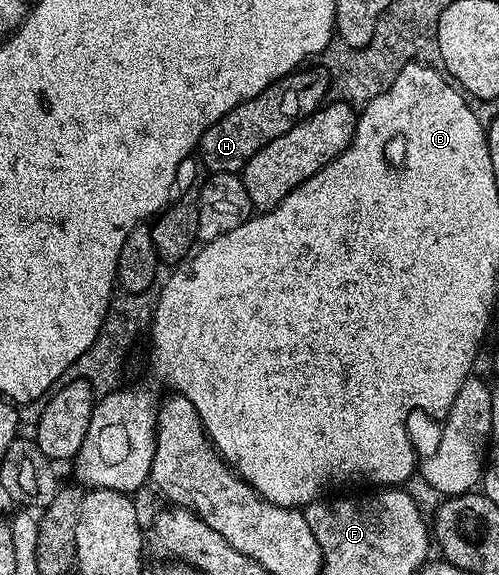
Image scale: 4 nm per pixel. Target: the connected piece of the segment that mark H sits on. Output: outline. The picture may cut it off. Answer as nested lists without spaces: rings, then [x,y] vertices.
[[[297,69],[292,74],[274,81],[266,89],[262,89],[262,93],[258,93],[258,97],[243,99],[237,107],[230,109],[230,113],[226,113],[226,117],[214,121],[214,125],[210,125],[210,129],[206,129],[206,133],[202,133],[198,156],[200,155],[201,161],[209,167],[207,169],[209,172],[243,172],[244,166],[248,164],[250,157],[254,157],[254,153],[258,153],[258,149],[270,145],[270,141],[274,141],[278,137],[282,137],[282,133],[290,133],[290,129],[294,129],[295,118],[299,115],[312,115],[315,111],[320,110],[328,98],[329,74],[324,69],[319,69],[320,71],[304,70],[308,69]]]

